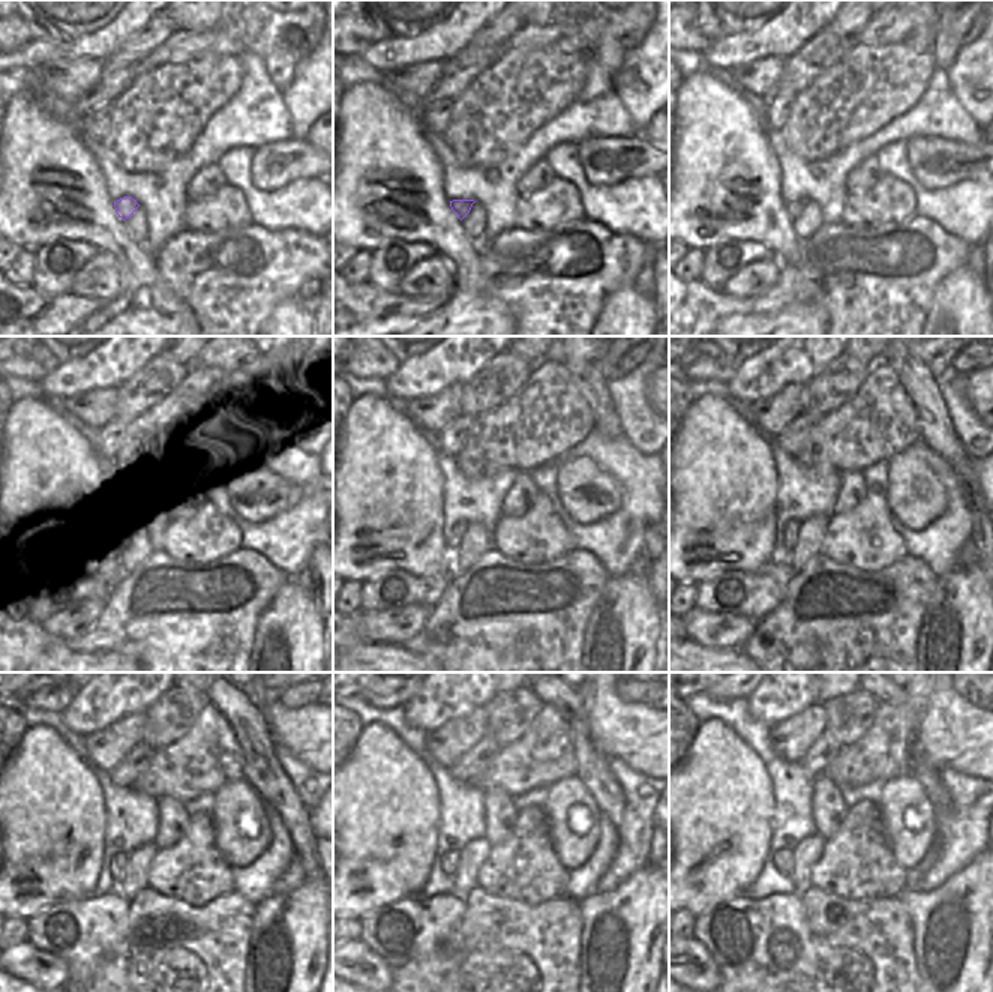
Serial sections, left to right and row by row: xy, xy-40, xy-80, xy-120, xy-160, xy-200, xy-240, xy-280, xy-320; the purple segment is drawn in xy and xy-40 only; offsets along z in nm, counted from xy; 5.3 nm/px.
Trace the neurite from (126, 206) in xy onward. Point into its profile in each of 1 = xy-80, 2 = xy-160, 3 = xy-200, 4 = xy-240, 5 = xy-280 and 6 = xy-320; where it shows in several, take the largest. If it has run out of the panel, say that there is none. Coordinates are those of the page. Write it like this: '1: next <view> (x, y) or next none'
1: next xy-80 (795, 207)
2: next xy-160 (458, 530)
3: next xy-200 (792, 527)
4: next xy-240 (117, 863)
5: next xy-280 (450, 860)
6: next xy-320 (783, 860)

